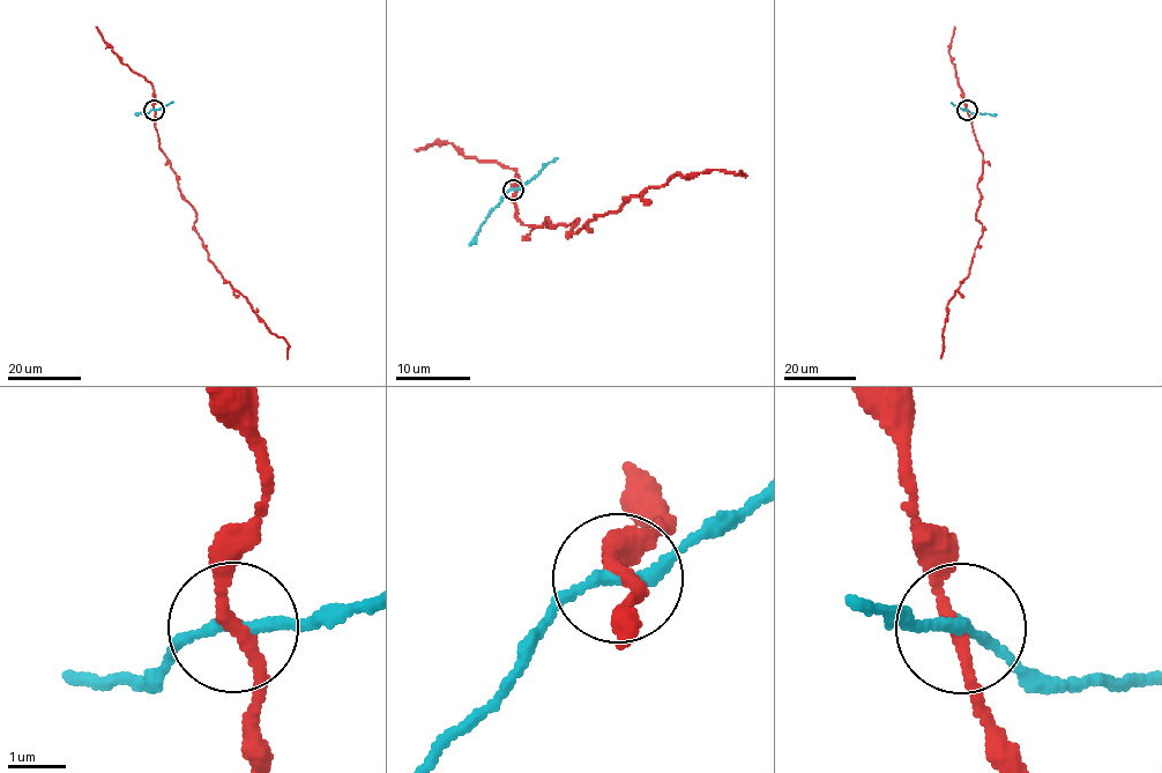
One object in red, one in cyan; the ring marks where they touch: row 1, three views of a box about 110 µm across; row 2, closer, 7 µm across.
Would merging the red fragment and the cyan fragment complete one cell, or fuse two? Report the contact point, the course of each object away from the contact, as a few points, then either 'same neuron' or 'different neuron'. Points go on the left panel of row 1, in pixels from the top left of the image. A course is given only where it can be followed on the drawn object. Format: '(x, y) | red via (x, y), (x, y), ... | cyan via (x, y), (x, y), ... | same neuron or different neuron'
(154, 110) | red via (154, 110), (159, 149), (181, 197), (195, 212), (195, 231), (209, 259), (272, 332), (285, 340), (287, 358) | cyan via (154, 110), (134, 113) | different neuron

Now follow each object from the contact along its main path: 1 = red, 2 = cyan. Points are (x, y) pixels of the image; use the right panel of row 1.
1: (967, 110), (983, 156), (976, 218), (983, 231), (969, 273), (947, 305), (940, 358)
2: (967, 110), (997, 114)

